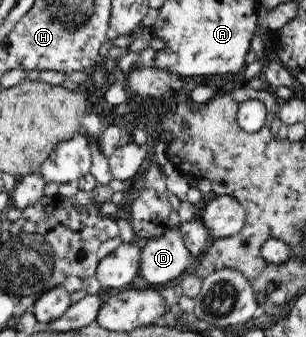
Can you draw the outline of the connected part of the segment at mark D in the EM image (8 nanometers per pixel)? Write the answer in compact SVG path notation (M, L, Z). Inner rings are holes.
M173 227L173 231L161 237L148 238L139 261L139 274L144 281L153 285L163 285L167 281L175 283L194 268L199 257L191 254L181 235L179 227Z

